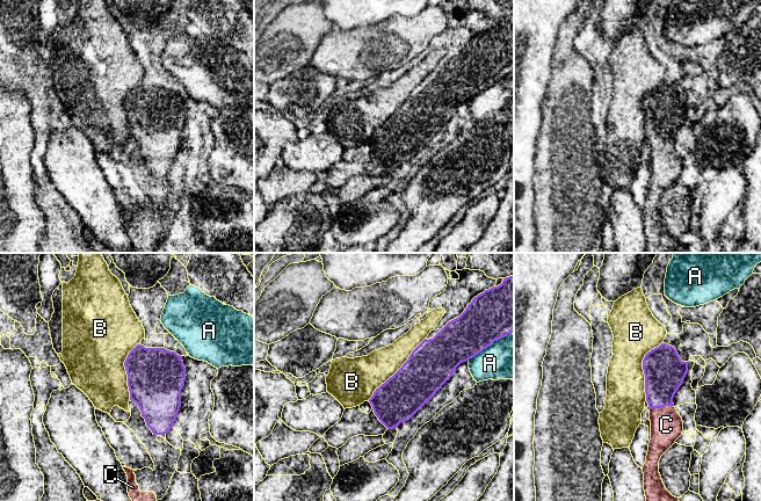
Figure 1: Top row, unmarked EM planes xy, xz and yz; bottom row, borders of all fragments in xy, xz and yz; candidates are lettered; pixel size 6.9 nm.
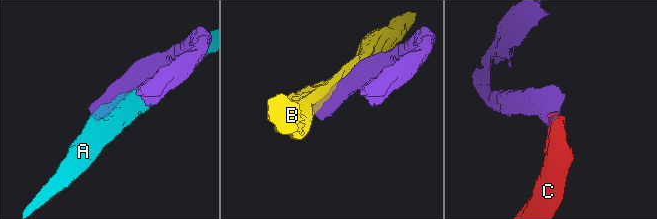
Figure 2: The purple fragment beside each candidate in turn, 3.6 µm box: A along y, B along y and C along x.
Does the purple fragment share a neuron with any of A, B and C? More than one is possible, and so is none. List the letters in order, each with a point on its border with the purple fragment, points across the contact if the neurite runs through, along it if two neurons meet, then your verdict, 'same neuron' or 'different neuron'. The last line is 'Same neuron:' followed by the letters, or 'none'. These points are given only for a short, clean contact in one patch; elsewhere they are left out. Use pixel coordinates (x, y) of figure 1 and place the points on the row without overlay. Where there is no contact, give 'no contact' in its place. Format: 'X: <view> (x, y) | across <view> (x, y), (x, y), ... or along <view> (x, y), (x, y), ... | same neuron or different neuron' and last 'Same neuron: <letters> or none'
A: xz (490, 85) | different neuron
B: xz (399, 109) | different neuron
C: yz (660, 147) | across yz (664, 111), (660, 125), (660, 147), (666, 165) | same neuron
Same neuron: C

